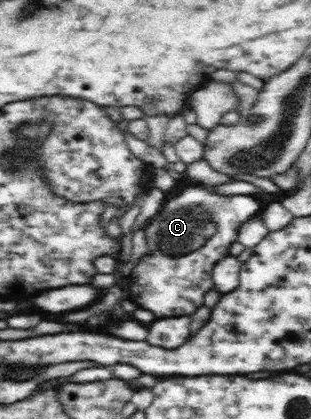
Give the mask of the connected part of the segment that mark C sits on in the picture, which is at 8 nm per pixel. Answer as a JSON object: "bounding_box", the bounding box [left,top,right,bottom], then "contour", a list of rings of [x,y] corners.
{"bounding_box":[129,185,264,318],"contour":[[[208,185],[189,186],[180,194],[173,196],[161,205],[160,210],[144,225],[143,231],[147,239],[147,254],[151,258],[141,258],[131,272],[129,294],[135,304],[145,310],[151,310],[157,318],[171,316],[187,316],[193,314],[203,305],[203,298],[214,288],[212,270],[222,258],[230,255],[229,249],[238,241],[238,234],[243,224],[250,218],[258,216],[263,210],[264,203],[253,195],[217,194]]]}

